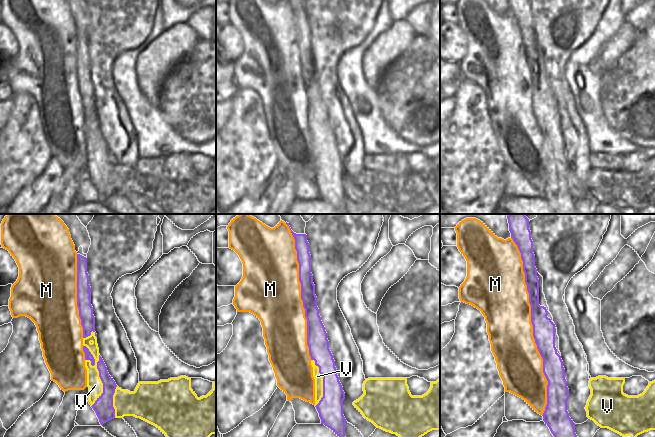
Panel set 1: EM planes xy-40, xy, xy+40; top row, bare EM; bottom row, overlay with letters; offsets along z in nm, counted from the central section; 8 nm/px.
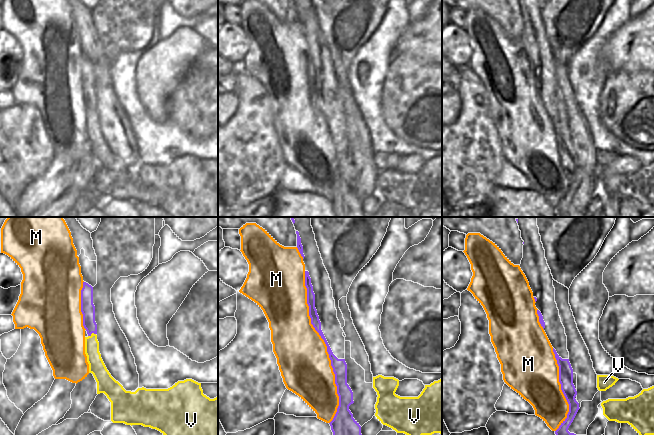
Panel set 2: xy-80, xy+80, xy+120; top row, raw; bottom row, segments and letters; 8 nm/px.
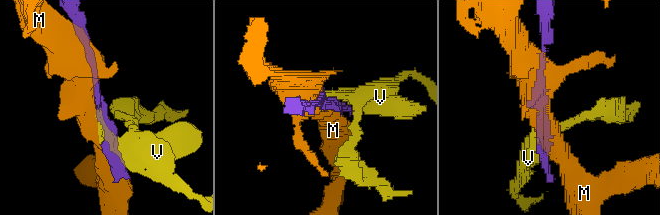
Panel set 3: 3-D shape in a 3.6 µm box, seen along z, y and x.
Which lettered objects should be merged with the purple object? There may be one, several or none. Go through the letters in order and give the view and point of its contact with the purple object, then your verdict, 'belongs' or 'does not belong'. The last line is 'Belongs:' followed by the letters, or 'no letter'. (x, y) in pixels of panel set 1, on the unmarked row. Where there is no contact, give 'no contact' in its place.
M: xy+40 (533, 102) | does not belong
V: xy-40 (99, 151) | does not belong
Belongs: no letter

